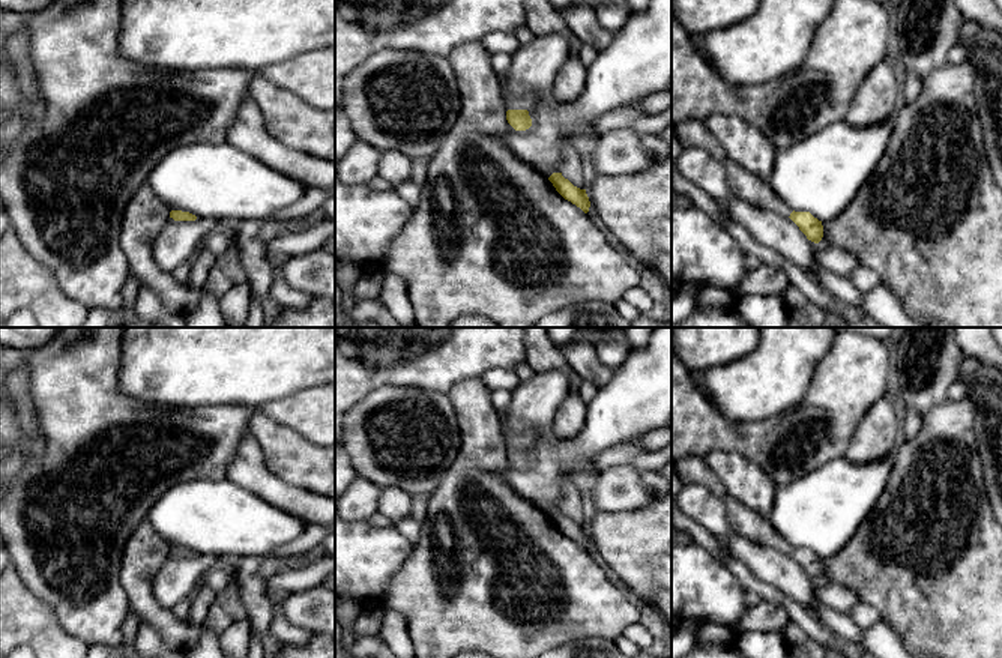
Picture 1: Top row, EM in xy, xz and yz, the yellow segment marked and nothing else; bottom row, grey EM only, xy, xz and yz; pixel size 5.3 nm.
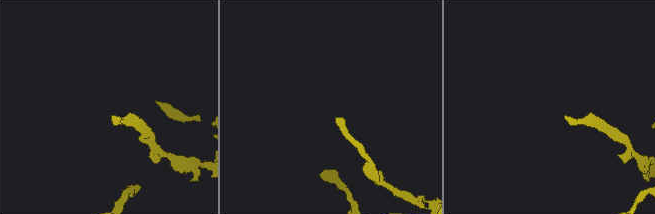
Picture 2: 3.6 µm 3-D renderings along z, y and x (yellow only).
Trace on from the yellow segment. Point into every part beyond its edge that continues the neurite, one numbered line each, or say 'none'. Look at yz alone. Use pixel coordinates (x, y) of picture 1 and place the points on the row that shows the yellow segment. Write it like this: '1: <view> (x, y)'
1: yz (691, 132)

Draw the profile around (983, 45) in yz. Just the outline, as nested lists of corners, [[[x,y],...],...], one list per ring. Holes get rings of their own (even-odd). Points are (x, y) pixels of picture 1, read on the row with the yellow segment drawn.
[[[964,20],[958,29],[957,44],[966,48],[966,62],[975,69],[973,93],[982,126],[985,156],[991,176],[1002,188],[1002,33]]]

